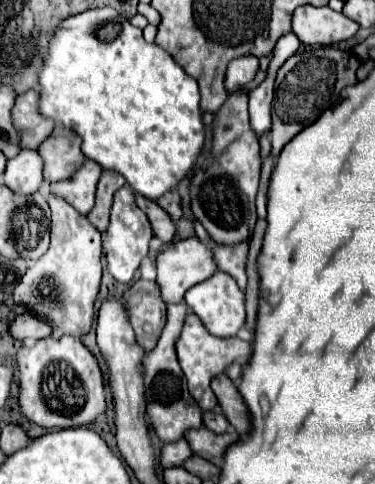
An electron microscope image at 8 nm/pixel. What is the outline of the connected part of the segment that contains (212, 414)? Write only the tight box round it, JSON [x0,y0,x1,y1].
[203,408,229,434]

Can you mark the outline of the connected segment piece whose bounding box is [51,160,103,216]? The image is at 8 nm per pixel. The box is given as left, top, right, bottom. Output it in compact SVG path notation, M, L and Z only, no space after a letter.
M85 160L75 176L71 176L71 180L51 184L51 194L63 198L79 214L87 216L95 204L95 188L101 172L103 168L99 164L95 164L93 160Z

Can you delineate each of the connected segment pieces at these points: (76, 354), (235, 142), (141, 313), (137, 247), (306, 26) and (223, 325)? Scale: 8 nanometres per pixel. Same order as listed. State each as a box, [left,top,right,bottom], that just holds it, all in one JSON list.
[[17,338,109,428],[189,92,261,244],[123,280,165,352],[103,186,153,284],[293,6,359,46],[185,272,245,338]]

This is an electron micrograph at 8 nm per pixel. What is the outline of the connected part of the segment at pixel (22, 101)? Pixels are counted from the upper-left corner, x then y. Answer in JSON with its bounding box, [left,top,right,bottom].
[11,90,55,148]

